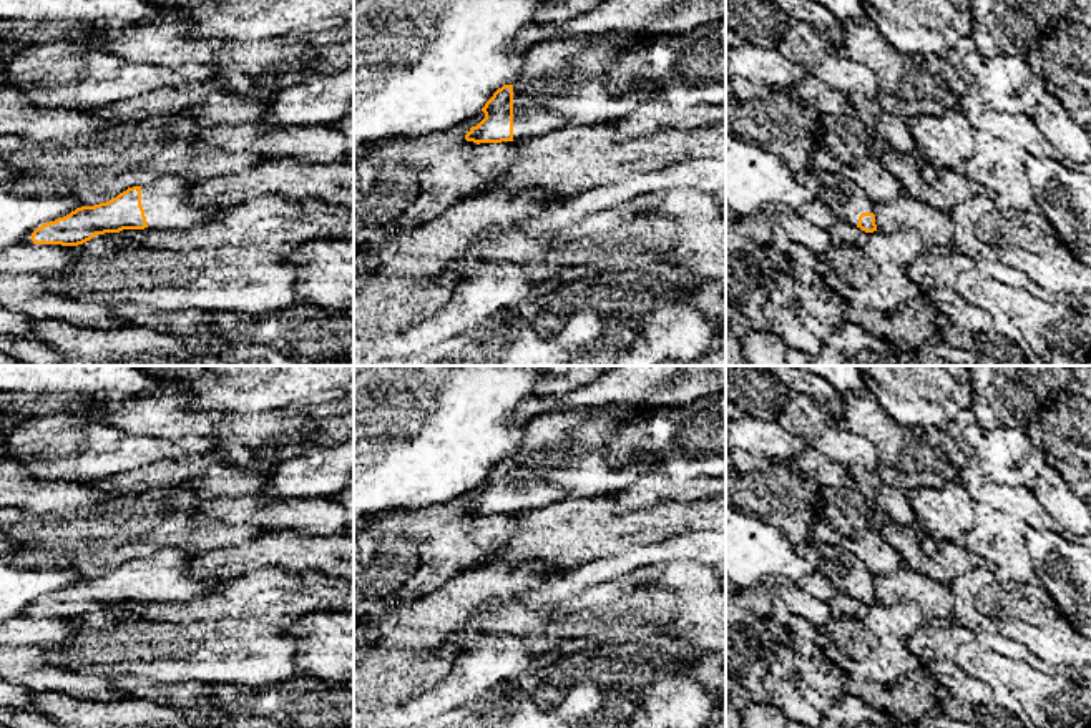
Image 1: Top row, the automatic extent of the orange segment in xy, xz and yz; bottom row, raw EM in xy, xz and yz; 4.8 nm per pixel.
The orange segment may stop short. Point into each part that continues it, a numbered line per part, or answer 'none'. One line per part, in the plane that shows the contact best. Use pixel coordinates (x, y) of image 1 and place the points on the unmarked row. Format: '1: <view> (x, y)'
1: xz (560, 456)

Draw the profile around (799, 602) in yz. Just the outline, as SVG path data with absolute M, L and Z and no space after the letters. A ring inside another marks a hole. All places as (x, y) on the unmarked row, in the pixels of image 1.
M769 577L766 587L772 595L784 600L794 615L807 618L815 628L829 618L829 603L804 592L797 582L790 578Z

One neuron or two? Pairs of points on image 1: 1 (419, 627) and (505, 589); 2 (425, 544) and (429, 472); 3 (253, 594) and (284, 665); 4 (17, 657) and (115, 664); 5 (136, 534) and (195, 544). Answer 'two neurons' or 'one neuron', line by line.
1: one neuron
2: two neurons
3: one neuron
4: two neurons
5: one neuron

